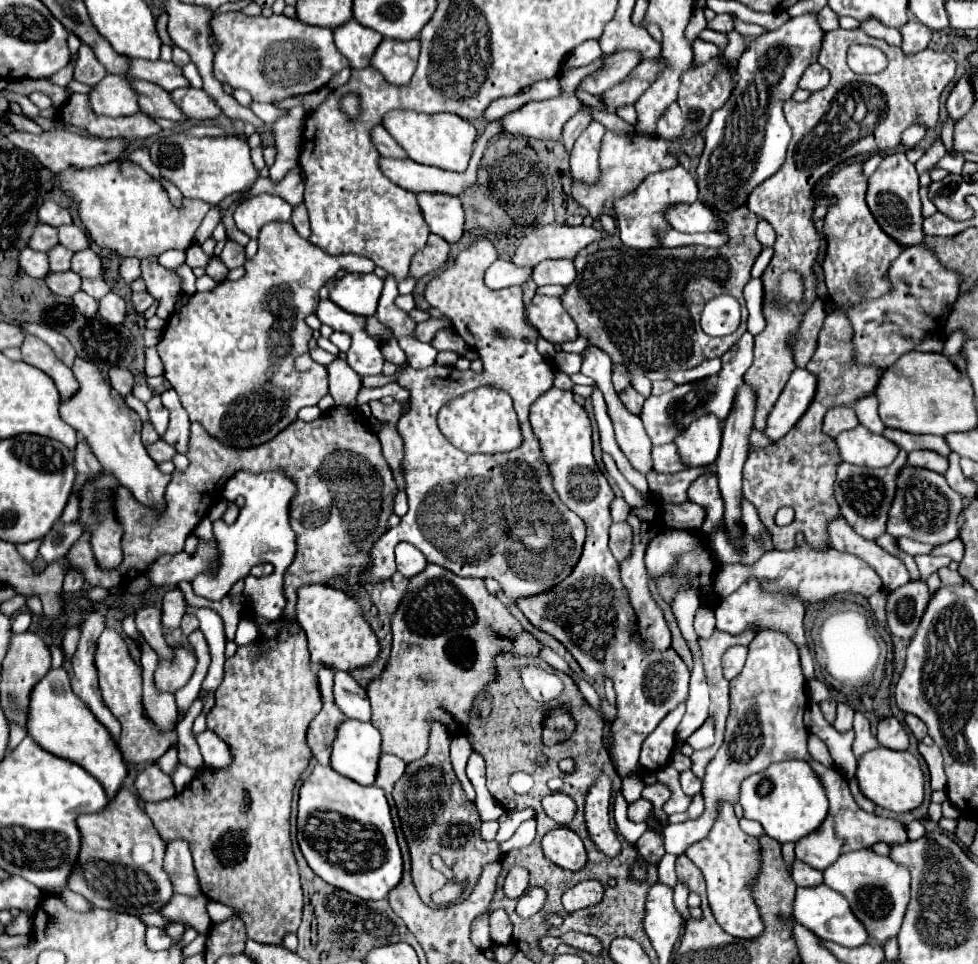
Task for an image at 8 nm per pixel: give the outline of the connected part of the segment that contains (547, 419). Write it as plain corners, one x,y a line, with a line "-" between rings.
551,388
547,390
543,396
539,396
531,408
529,408
529,422
533,428
533,434
541,446
541,458
543,462
549,466
551,478
553,478
553,488
557,492
557,496
561,498
561,502
573,510
587,526
587,536
585,536
585,544
583,544
583,552
579,562
575,564
573,572
561,580
559,584
555,584
555,588
551,588
549,592
541,592
537,596
529,596
529,598
521,598
517,602
517,608
525,614
525,618
539,630
551,634
553,638
557,638
571,654
573,658
579,662
579,666
583,668
583,672
587,676
603,676
603,678
611,678
615,684
615,692
617,692
617,716
619,716
619,726
623,728
623,732
613,732
615,744
609,750
609,754
613,756
615,764
617,764
617,772
619,776
625,774
633,774
639,772
639,752
641,752
641,744
645,740
647,734
651,734
657,724
671,712
675,710
681,702
687,700
687,690
689,690
689,668
685,666
685,662
681,660
681,656
673,650
649,650
645,644
637,644
637,614
629,604
629,592
627,588
621,584
619,578
619,564
613,558
609,546
607,546
607,532
611,526
611,516
609,516
609,504
615,498
611,486
607,484
605,476
597,470
597,464
593,460
593,452
591,452
591,420
587,416
587,412
583,410
583,406
579,406
573,400
571,392
559,390
559,388

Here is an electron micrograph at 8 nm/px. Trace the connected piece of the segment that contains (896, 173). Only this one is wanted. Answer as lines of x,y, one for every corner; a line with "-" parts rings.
905,152
889,154
879,168
869,178
869,190
867,190
867,204
879,226
885,234
895,238
895,242
903,248
919,244
923,240
923,214
921,214
921,200
919,200
919,174
915,166
905,158

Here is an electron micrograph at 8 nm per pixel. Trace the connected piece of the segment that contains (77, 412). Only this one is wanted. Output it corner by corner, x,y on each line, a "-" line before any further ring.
75,358
71,370
79,382
79,390
61,404
61,418
77,430
79,438
91,444
91,450
95,450
95,456
99,458
105,472
115,474
119,482
127,486
141,504
161,512
165,508
163,496
167,484
171,482
171,474
163,474
143,448
139,438
143,424
137,412
125,404
123,396
113,390
113,386
105,380
99,368
95,368
91,362

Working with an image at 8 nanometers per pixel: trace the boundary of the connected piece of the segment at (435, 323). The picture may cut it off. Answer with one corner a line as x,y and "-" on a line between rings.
431,318
431,320
427,320
427,322
417,324
417,328
415,328
415,338
417,338
419,342
429,342
431,336
435,334
435,328
447,328
447,326
449,326
447,320
435,320
435,318

